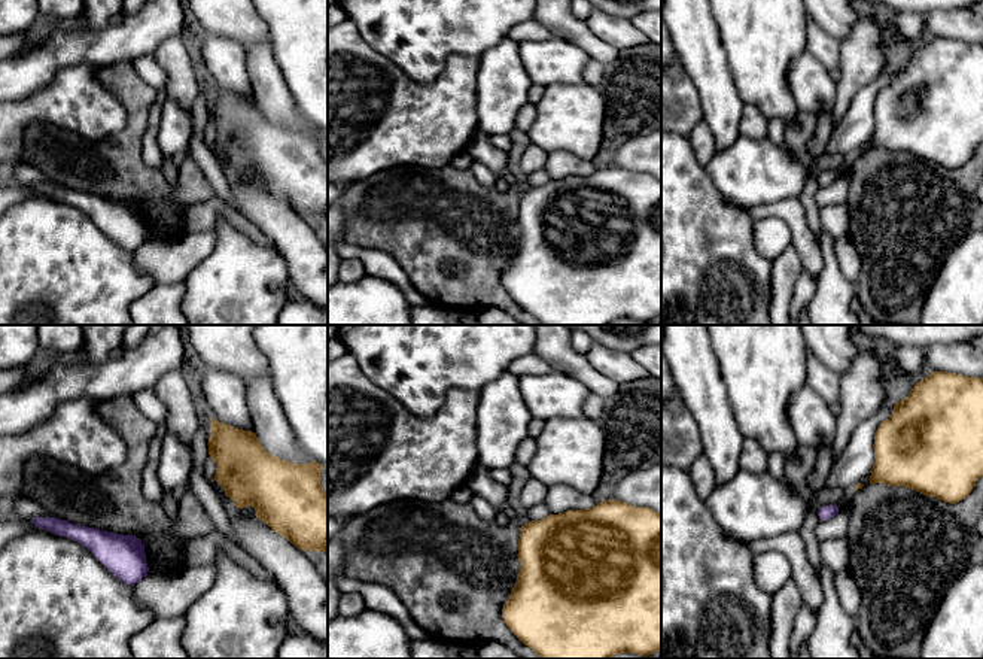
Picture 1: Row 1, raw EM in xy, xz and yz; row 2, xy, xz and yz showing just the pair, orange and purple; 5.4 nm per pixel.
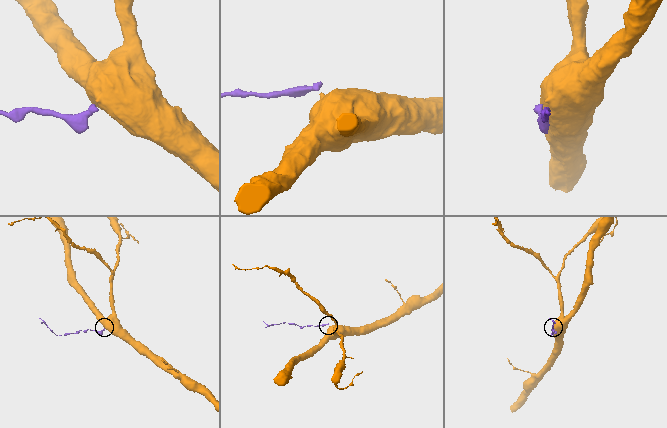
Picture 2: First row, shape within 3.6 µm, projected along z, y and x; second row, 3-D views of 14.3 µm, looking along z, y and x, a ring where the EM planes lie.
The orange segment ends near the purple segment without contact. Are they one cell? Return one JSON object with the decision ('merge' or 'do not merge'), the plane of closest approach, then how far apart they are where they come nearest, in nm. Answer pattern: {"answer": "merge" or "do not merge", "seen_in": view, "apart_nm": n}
{"answer": "merge", "seen_in": "yz", "apart_nm": 130}

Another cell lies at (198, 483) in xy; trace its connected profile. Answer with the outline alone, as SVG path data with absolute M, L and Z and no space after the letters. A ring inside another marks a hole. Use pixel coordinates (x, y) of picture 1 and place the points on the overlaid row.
M200 422L191 446L194 452L195 471L189 476L188 488L200 499L209 517L213 520L214 529L226 540L235 543L237 535L232 529L229 517L213 486L206 479L206 459L209 455L210 426Z

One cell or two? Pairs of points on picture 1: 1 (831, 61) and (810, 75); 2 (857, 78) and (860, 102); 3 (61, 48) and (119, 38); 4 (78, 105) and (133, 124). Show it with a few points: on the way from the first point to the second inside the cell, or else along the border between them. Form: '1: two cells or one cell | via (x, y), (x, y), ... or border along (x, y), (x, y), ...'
1: two cells | border along (806, 49), (828, 72)
2: two cells | border along (883, 72), (855, 94), (848, 111), (840, 118)
3: one cell | via (76, 46), (105, 46)
4: two cells | border along (110, 91), (124, 108), (125, 124), (97, 140)

